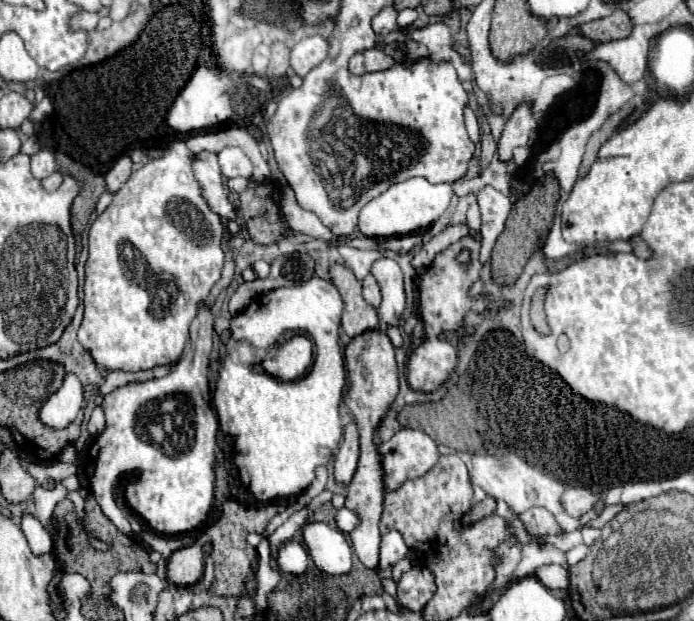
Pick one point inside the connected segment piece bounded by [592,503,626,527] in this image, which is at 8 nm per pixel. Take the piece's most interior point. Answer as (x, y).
(610, 511)

